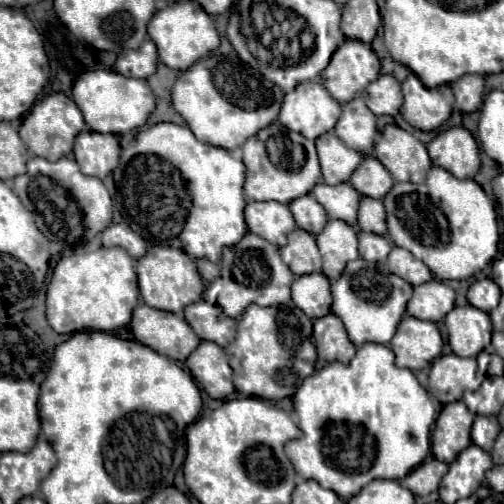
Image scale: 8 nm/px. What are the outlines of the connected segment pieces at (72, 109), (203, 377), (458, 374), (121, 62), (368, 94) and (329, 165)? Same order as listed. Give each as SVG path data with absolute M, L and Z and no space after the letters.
M57 92L57 94L45 96L41 102L37 102L31 108L31 112L25 116L25 120L19 128L19 136L23 138L23 142L27 144L31 154L47 158L47 160L59 160L63 156L71 156L75 136L83 128L85 128L85 122L83 122L81 110L63 92Z
M201 342L187 358L185 366L211 398L221 400L235 392L231 384L231 366L221 346L215 346L213 342Z
M447 354L447 356L439 356L433 362L431 372L429 372L429 388L441 404L449 404L449 402L461 400L467 390L477 390L484 379L485 376L479 376L479 372L477 372L475 358L459 358L455 354Z
M147 38L137 50L125 50L115 60L115 72L127 78L149 78L157 70L157 50L155 44Z
M379 76L365 88L365 102L369 110L377 116L395 116L403 104L401 84L393 76Z
M333 132L321 134L317 138L317 152L319 152L319 162L323 170L323 182L335 186L339 182L349 182L351 174L363 160L363 156L357 150L351 150L335 138Z

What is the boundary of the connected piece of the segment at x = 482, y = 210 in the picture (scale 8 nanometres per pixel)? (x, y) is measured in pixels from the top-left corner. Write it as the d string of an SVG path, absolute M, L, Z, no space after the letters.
M433 166L427 174L425 184L397 182L387 198L383 198L387 210L387 228L391 240L405 250L411 250L415 258L423 260L437 280L463 280L481 272L497 254L499 246L499 226L493 202L487 198L483 188L475 180L459 180L447 170Z

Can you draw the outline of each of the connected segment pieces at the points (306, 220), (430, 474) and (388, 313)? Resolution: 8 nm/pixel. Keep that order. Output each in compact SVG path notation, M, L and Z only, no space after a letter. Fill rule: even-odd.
M305 194L303 198L295 198L291 204L291 214L299 228L307 230L309 234L319 234L327 222L327 214L311 194Z
M429 458L423 464L419 464L415 470L411 470L407 478L401 480L401 484L407 486L407 490L411 490L415 496L429 496L439 488L439 482L447 470L449 466L445 462Z
M359 258L347 264L341 278L333 282L331 294L331 312L343 320L347 334L355 346L363 346L365 342L389 344L397 330L397 324L405 316L407 302L413 296L413 286L409 282L403 282L403 278L377 268L377 264ZM367 268L371 270L371 276L367 274Z

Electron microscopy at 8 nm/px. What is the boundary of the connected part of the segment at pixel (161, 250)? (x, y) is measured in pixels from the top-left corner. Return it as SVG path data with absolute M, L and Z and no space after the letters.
M153 246L141 260L137 260L135 272L139 278L139 294L143 302L151 308L181 314L185 306L201 300L203 280L195 270L195 260L183 254L183 250L175 250L169 246Z

